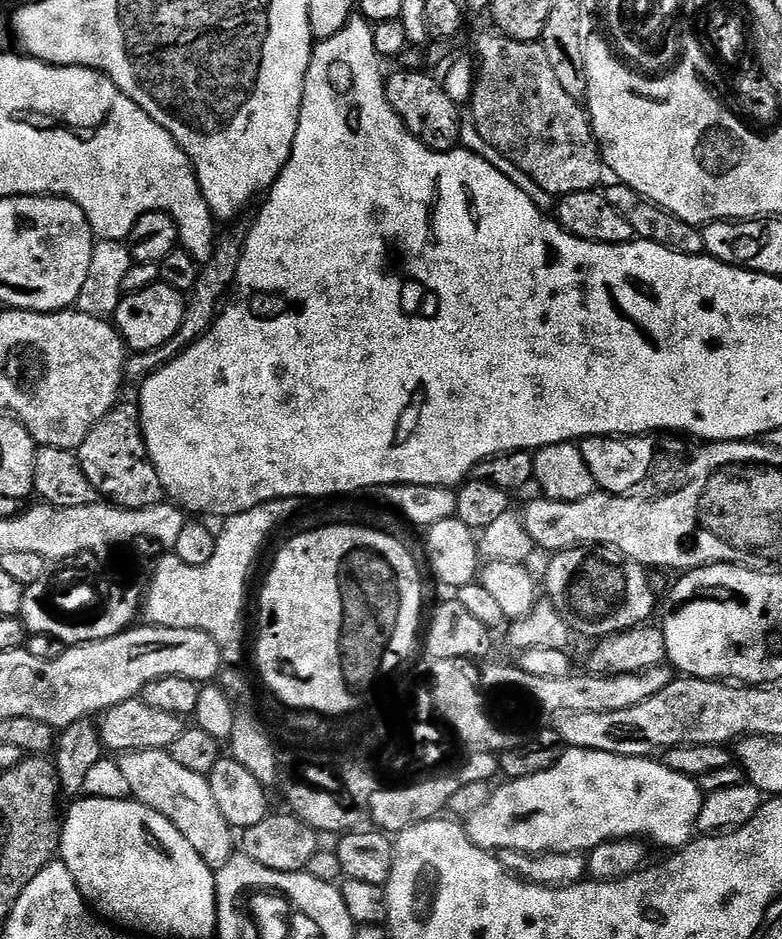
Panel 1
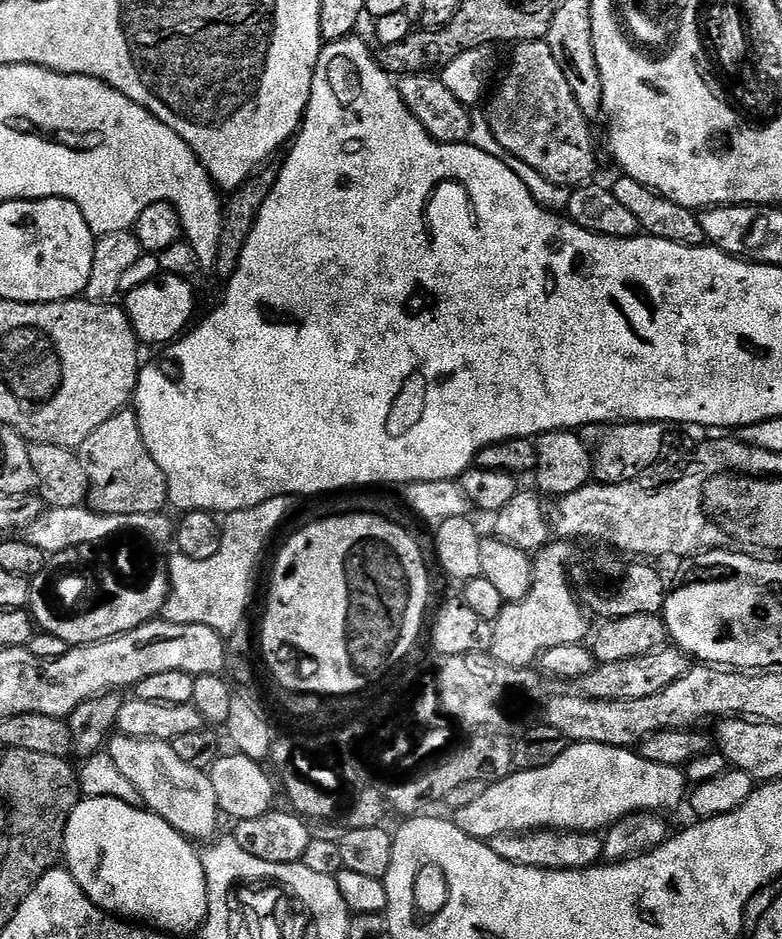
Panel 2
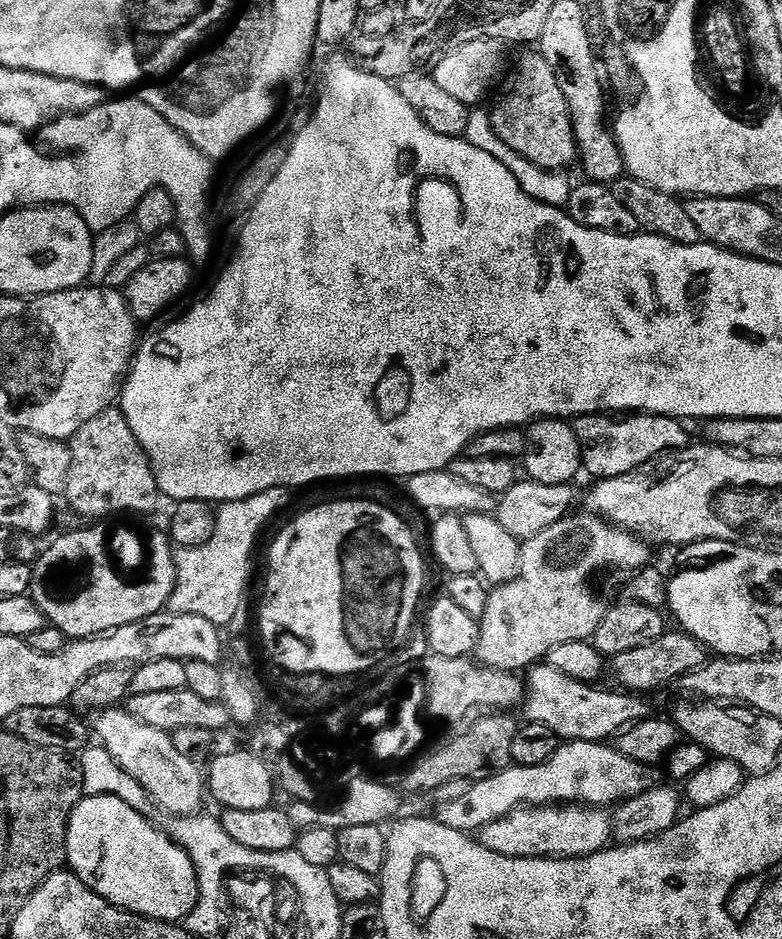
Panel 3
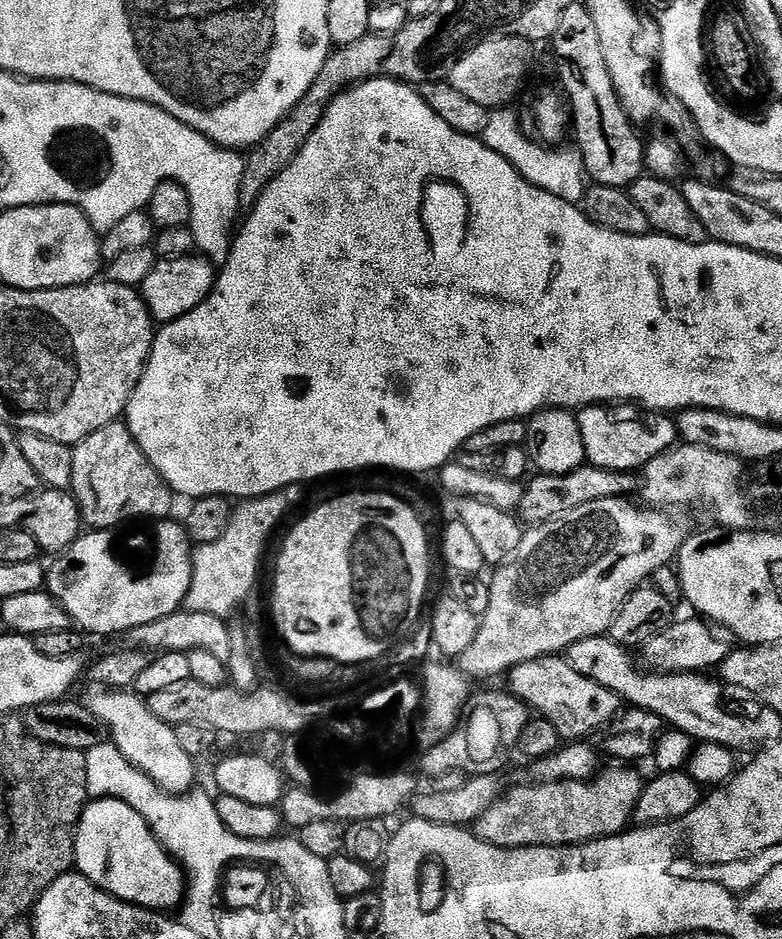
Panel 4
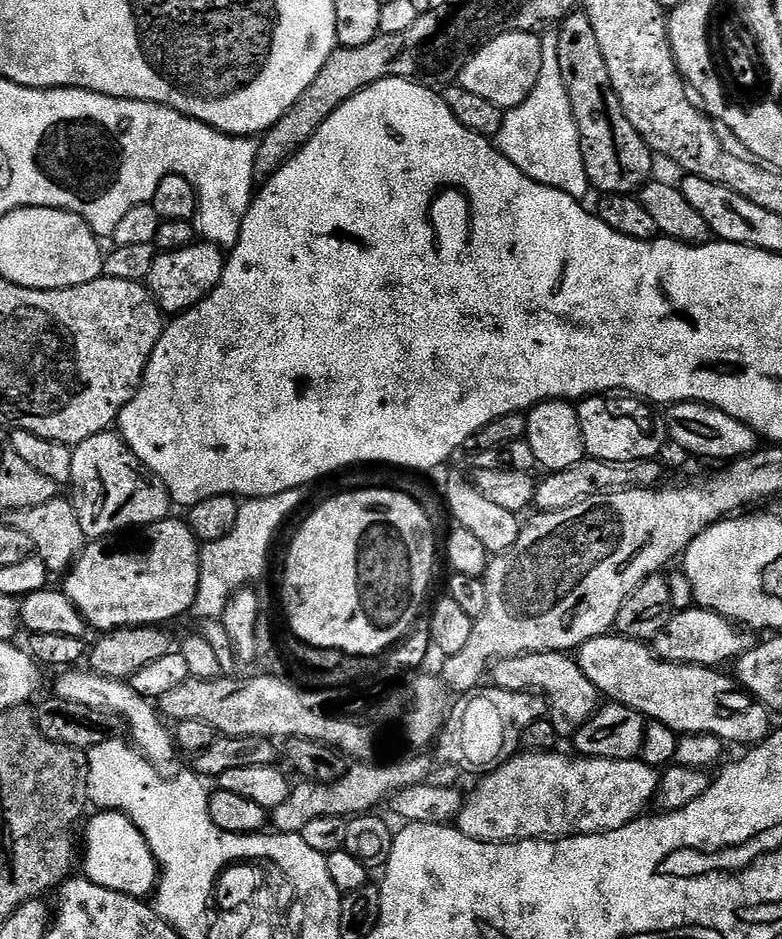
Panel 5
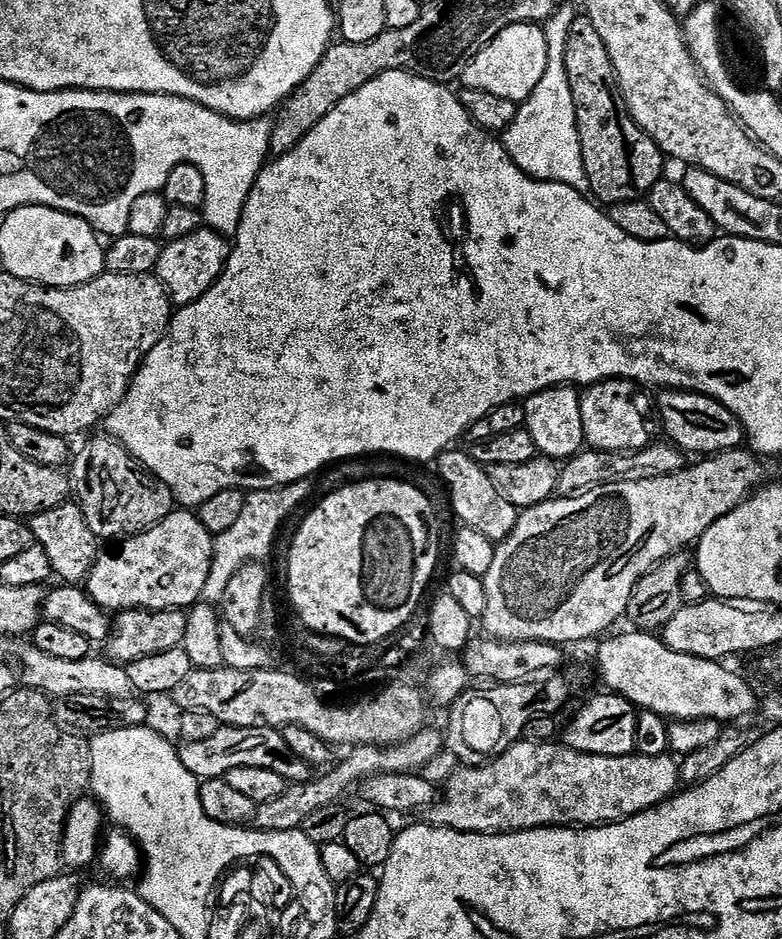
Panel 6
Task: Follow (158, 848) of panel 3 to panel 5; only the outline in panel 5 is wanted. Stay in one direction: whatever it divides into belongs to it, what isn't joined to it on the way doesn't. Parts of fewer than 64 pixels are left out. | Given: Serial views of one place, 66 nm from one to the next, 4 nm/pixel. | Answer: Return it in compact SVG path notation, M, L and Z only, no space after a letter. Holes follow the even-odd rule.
M100 810L88 824L88 833L82 836L83 875L98 886L122 892L127 896L148 898L156 891L158 865L146 838L123 812Z

